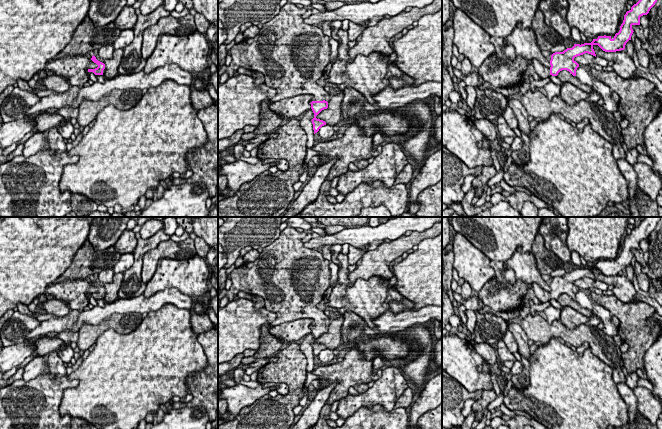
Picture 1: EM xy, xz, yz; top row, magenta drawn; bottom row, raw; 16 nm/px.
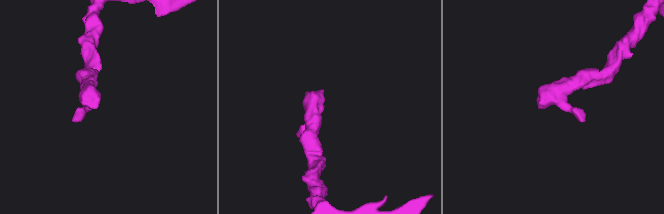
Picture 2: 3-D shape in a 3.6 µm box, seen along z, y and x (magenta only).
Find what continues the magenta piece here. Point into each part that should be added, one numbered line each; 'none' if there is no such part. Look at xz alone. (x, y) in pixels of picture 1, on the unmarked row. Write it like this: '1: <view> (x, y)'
1: xz (292, 279)

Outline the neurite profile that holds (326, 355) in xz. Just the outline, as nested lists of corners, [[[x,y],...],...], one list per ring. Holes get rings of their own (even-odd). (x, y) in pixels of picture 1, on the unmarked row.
[[[324,349],[322,350],[319,355],[317,356],[317,358],[319,359],[319,361],[321,363],[328,363],[330,362],[333,358],[335,358],[334,353],[333,353],[333,349]]]

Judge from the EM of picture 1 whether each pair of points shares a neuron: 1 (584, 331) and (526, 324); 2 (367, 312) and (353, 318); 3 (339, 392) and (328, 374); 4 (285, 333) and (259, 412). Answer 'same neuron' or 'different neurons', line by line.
1: same neuron
2: different neurons
3: same neuron
4: different neurons

